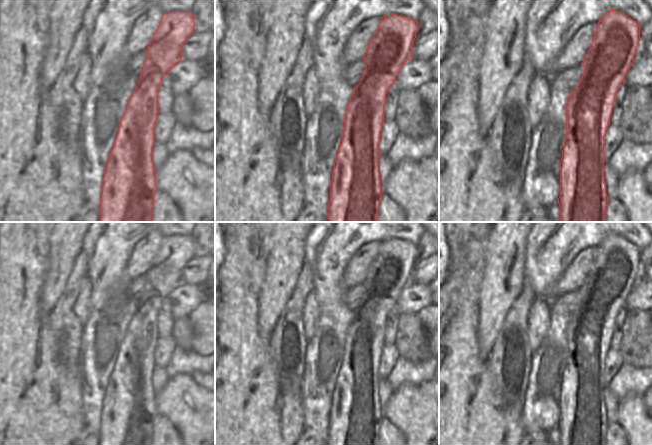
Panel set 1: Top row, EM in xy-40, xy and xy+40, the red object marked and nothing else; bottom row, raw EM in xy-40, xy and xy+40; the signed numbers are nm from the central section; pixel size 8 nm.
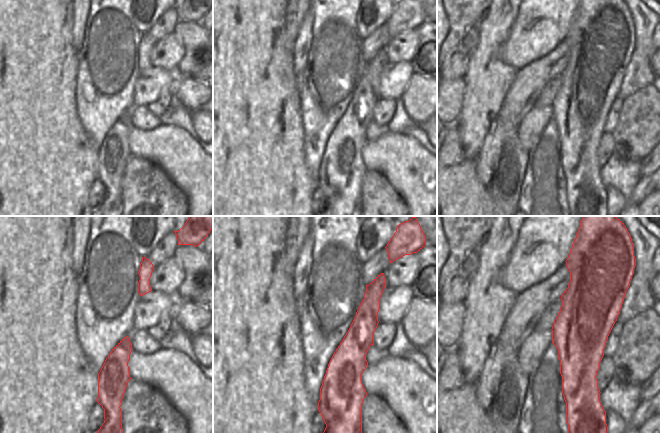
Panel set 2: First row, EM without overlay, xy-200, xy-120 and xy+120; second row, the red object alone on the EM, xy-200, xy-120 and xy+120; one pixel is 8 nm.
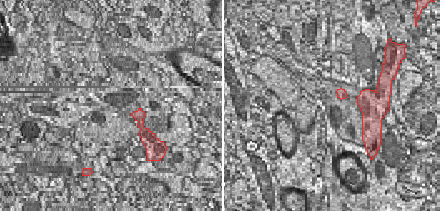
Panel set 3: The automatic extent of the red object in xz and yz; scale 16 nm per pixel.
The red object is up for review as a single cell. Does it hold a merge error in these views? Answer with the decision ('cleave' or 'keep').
cleave

